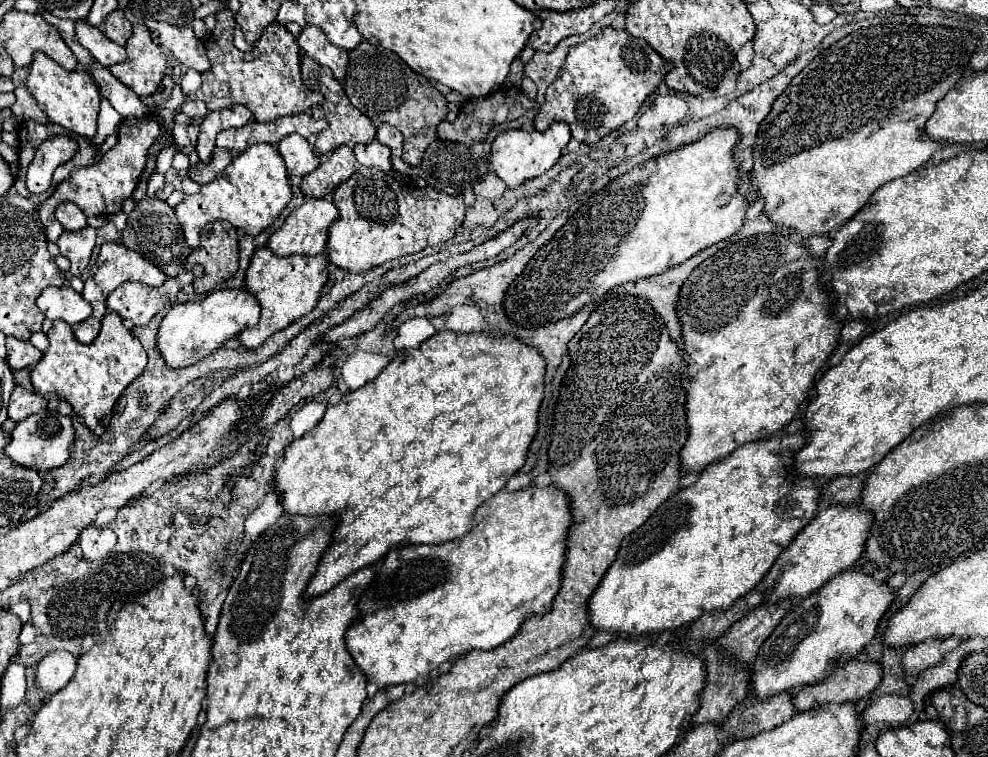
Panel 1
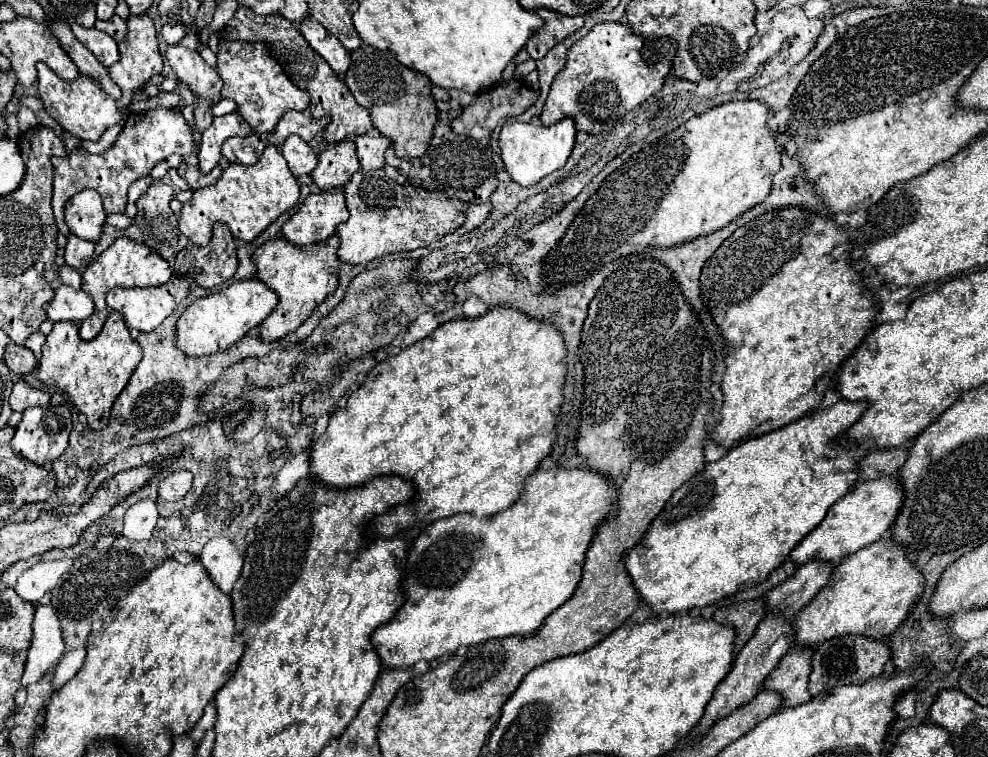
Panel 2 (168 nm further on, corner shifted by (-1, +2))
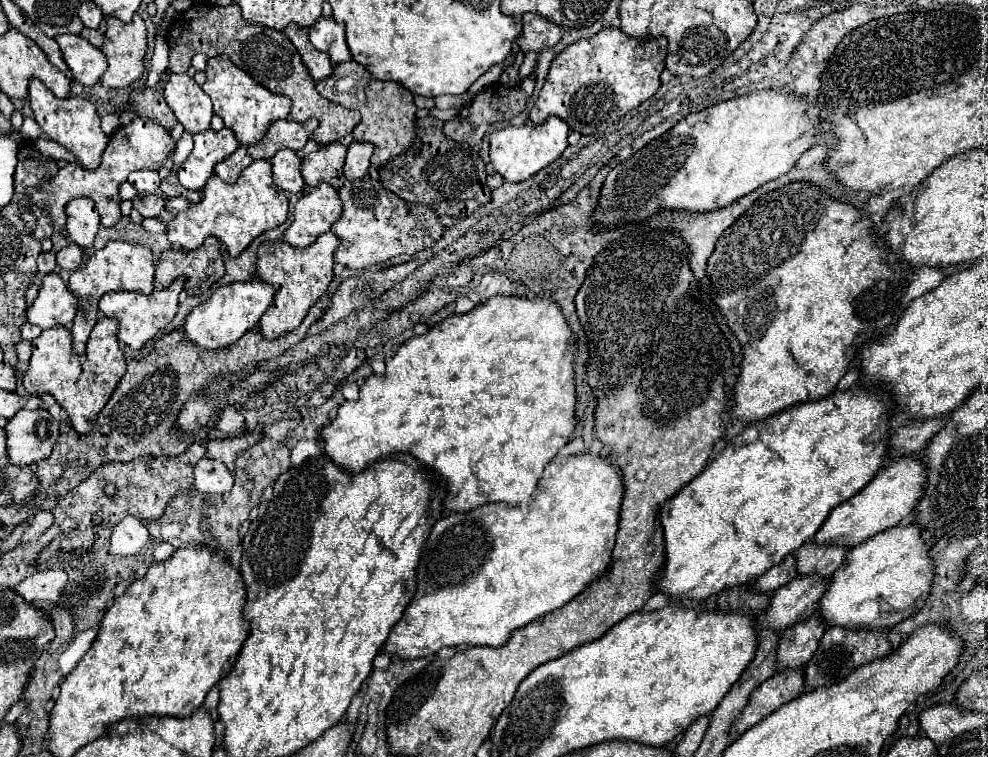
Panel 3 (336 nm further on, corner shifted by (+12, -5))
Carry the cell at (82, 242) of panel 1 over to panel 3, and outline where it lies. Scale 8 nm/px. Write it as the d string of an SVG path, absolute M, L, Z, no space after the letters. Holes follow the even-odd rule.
M67 244L63 250L57 252L57 264L63 270L77 270L83 260L83 250L77 244Z

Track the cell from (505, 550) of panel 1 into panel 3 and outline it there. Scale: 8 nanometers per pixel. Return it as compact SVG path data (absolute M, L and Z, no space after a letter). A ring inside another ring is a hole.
M593 454L555 456L527 504L499 508L489 504L465 514L449 514L435 522L417 566L417 588L401 620L389 632L379 654L415 660L447 646L501 646L511 634L539 616L545 616L605 572L615 544L619 506L623 496L621 474L609 460Z

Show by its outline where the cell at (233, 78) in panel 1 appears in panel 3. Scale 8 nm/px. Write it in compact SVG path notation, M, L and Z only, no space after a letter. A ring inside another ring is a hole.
M227 54L209 58L207 62L207 82L201 86L213 100L213 112L219 114L227 128L231 128L241 144L255 144L263 138L267 126L279 118L287 118L291 110L291 100L287 96L273 94L263 84L253 80L245 70L237 68Z

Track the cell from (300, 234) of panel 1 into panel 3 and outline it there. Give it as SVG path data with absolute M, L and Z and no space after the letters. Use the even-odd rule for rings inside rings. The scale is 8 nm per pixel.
M319 184L311 188L295 204L293 222L285 230L283 240L295 248L307 248L315 238L327 232L341 216L341 200L335 188Z

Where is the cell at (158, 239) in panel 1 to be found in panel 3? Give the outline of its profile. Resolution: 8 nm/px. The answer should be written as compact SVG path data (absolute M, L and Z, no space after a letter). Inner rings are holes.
M141 194L133 200L133 208L143 218L158 217L165 209L165 198L157 196L157 194Z

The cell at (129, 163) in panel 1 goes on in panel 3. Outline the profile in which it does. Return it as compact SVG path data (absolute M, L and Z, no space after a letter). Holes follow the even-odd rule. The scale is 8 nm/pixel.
M137 116L133 118L131 124L127 126L119 126L111 138L109 144L103 152L103 160L99 164L99 168L95 170L85 170L83 166L77 164L67 164L63 168L59 168L59 172L53 178L47 178L39 184L39 188L33 190L33 204L43 208L43 212L51 218L51 226L53 226L53 252L59 252L67 240L62 235L62 230L66 225L65 206L69 200L79 198L79 196L87 196L95 202L99 216L101 216L101 224L103 226L115 226L121 220L121 212L119 212L119 184L127 180L127 176L135 170L159 170L167 164L167 158L173 150L173 138L171 132L167 128L163 128L161 124L157 124L151 118L145 116Z

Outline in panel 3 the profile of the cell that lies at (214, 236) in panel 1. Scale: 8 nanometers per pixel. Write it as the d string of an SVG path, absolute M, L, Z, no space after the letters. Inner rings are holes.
M209 236L205 238L205 244L201 244L199 250L191 252L167 250L157 261L155 268L155 289L162 290L171 286L171 282L179 276L185 278L185 292L187 294L193 294L193 296L203 296L211 284L215 284L219 278L223 278L225 274L225 268L223 268L223 256L221 256L221 248L219 248L219 240L215 236Z

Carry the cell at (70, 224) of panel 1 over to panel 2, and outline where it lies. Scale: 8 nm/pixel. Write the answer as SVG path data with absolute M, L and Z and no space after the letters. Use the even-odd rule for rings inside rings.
M82 189L66 205L66 225L70 231L86 241L98 241L106 221L102 199L92 189Z

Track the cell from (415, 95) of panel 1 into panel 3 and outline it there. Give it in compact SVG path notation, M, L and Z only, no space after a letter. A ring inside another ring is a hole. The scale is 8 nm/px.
M349 60L349 62L337 64L333 76L317 82L317 92L323 98L337 102L345 108L359 110L361 122L359 122L359 126L355 126L353 136L357 142L375 144L373 164L383 166L391 158L405 154L411 148L411 142L413 142L415 130L417 130L417 126L415 126L417 106L413 104L413 94L407 88L403 88L403 84L399 84L395 80L387 80L387 82L373 80L369 76L371 74L365 66L355 64L355 60Z

